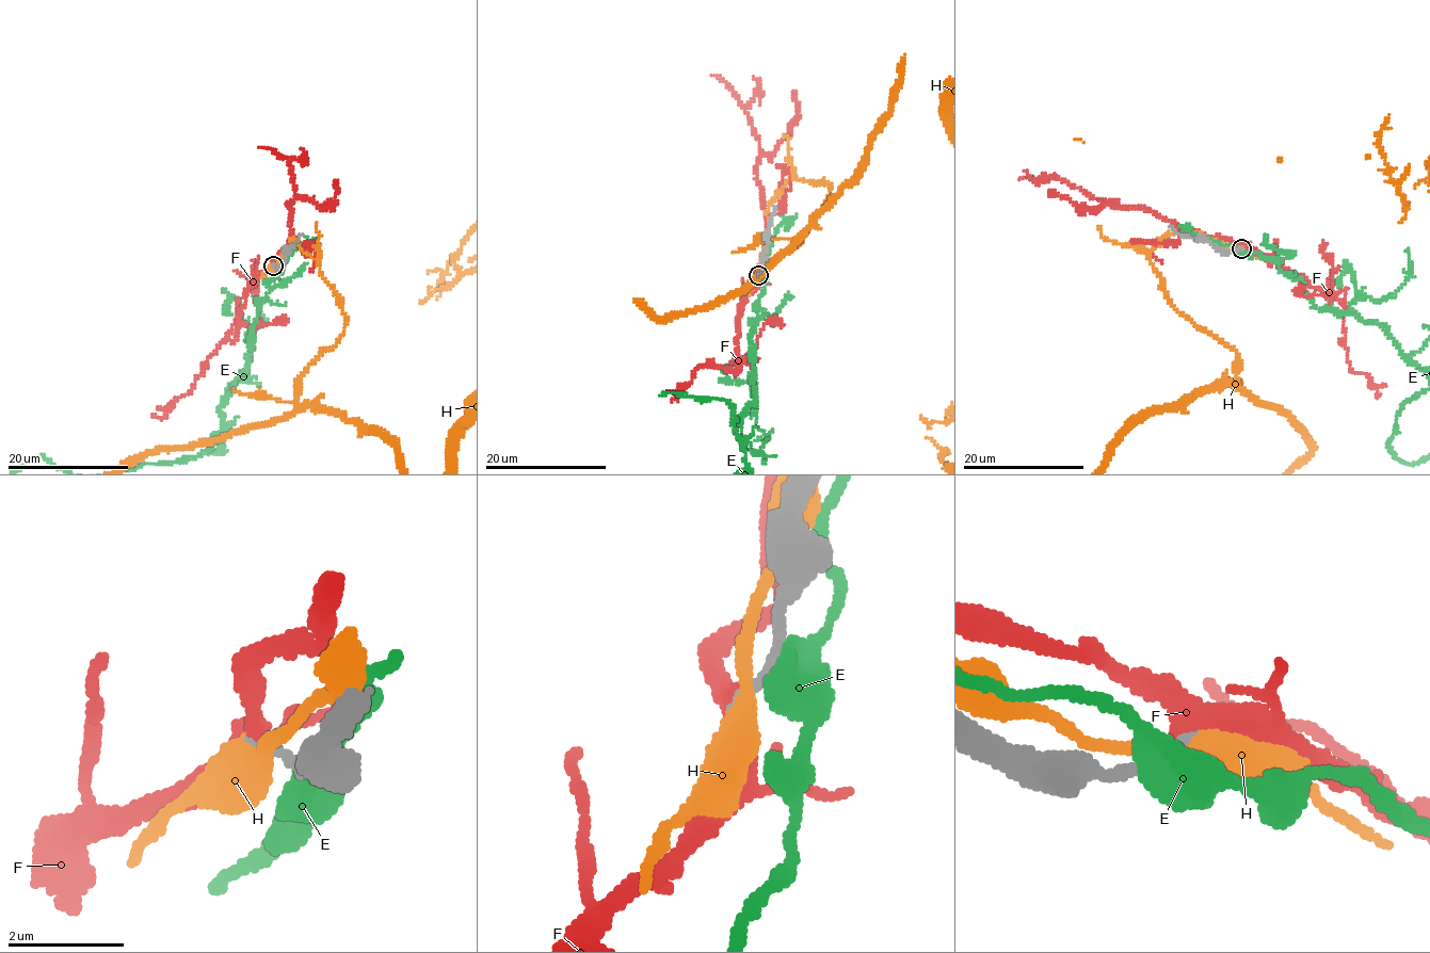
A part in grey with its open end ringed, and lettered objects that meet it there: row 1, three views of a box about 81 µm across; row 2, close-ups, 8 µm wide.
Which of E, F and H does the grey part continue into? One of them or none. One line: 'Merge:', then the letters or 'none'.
Merge: none

